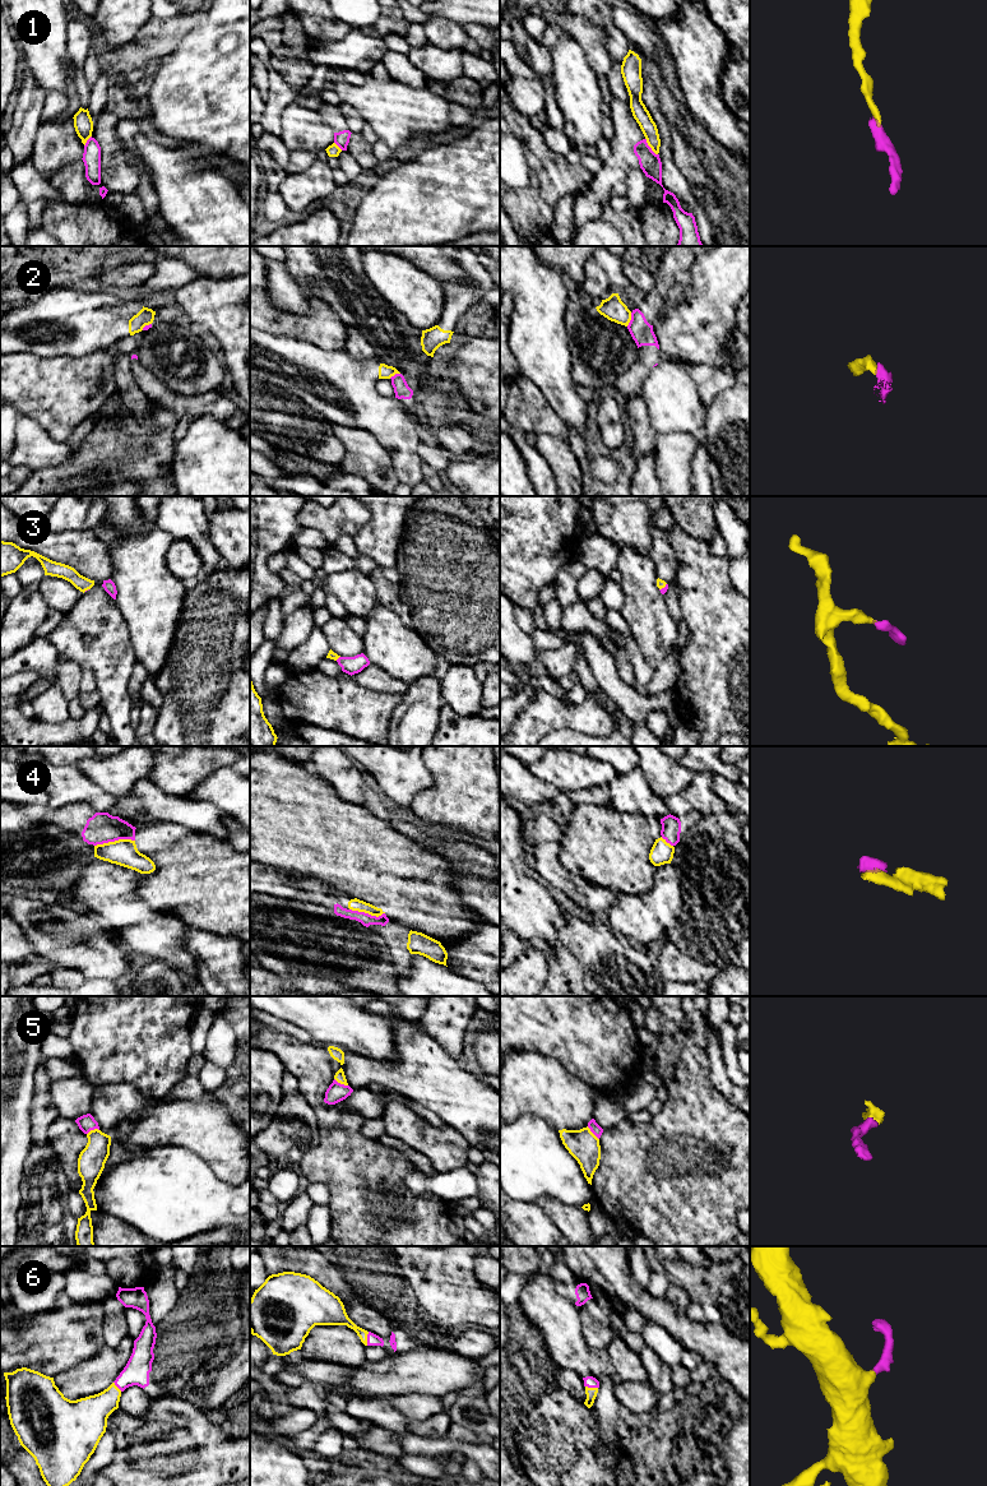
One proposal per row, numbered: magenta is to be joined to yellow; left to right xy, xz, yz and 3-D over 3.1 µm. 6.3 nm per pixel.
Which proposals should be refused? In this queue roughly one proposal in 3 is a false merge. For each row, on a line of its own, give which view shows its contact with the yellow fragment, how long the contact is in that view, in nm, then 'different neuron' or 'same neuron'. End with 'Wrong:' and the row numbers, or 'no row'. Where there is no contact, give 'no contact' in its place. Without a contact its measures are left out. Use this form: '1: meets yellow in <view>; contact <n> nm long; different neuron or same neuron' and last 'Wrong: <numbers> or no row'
1: meets yellow in yz; contact 130 nm long; different neuron
2: meets yellow in yz; contact 90 nm long; different neuron
3: meets yellow in yz; contact 60 nm long; same neuron
4: meets yellow in xy; contact 260 nm long; same neuron
5: meets yellow in xz; contact 100 nm long; same neuron
6: meets yellow in xz; contact 90 nm long; same neuron
Wrong: 1, 2

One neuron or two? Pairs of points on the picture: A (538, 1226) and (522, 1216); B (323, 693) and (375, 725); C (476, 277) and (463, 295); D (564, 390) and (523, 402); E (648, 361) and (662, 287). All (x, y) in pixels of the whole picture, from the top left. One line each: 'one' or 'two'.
A: one
B: one
C: one
D: two
E: one

